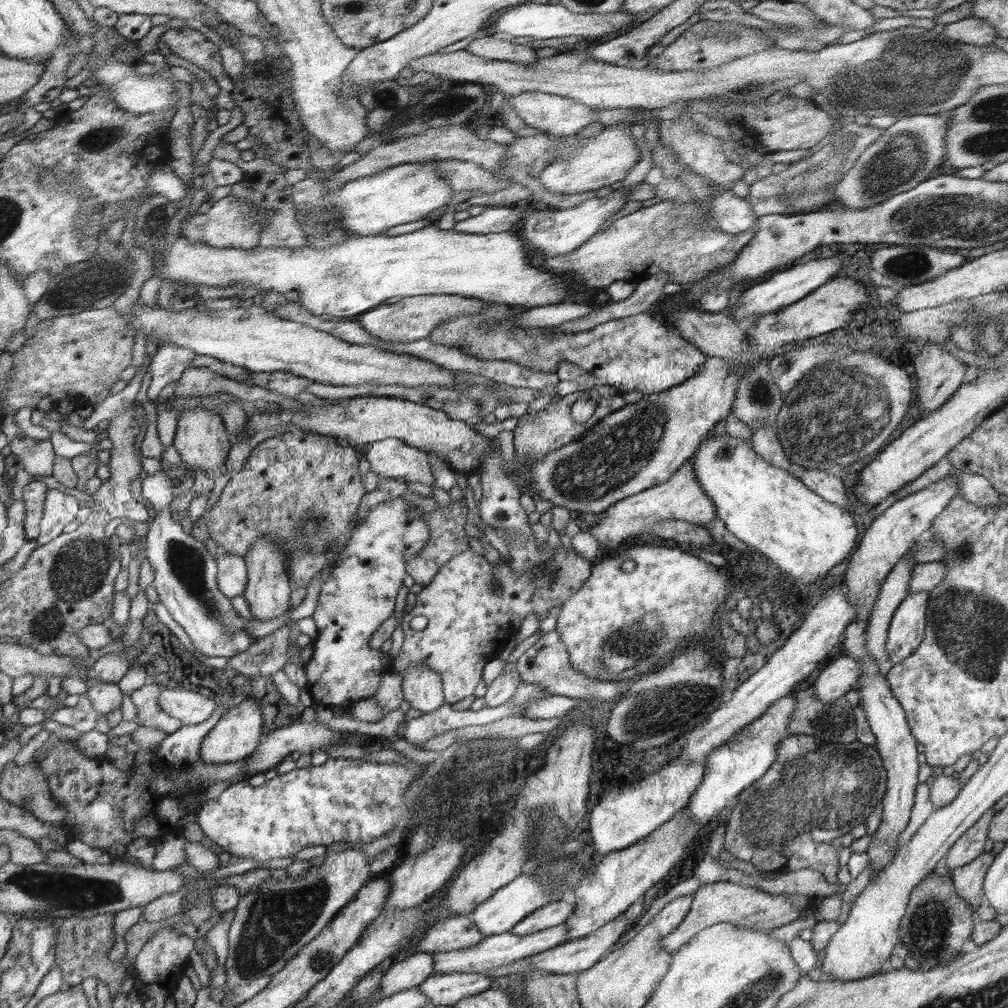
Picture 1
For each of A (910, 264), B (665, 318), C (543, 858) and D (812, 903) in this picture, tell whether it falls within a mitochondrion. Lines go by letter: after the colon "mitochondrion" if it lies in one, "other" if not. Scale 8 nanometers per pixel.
A: mitochondrion
B: other
C: mitochondrion
D: other

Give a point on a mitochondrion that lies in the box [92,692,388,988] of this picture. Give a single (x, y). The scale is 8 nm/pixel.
(277, 918)

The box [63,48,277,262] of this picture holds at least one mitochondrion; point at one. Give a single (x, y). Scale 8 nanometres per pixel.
(102, 138)

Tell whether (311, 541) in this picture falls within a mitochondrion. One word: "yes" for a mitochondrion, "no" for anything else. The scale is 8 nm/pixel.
yes

